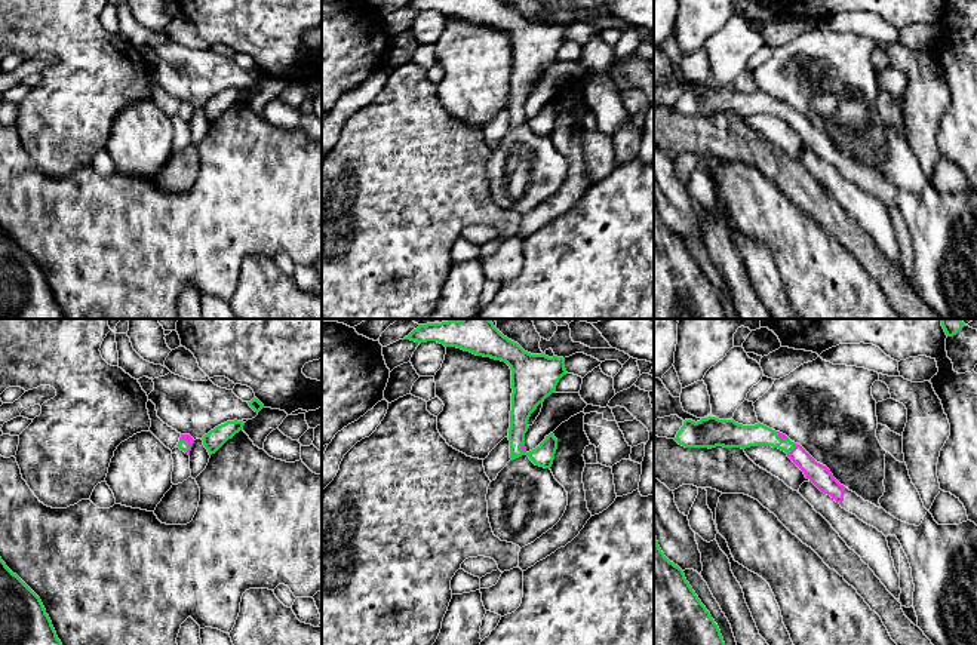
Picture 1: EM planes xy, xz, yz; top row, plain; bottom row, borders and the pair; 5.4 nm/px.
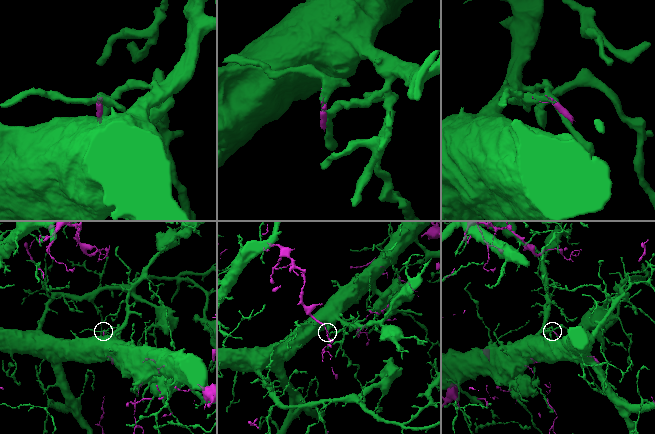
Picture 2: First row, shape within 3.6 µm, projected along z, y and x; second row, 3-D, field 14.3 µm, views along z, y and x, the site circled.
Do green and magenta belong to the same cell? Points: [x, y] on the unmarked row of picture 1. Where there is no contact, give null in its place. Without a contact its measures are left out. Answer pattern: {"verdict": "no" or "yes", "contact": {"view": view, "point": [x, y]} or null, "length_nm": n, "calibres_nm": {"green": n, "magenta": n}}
{"verdict": "no", "contact": {"view": "yz", "point": [792, 116]}, "length_nm": 80, "calibres_nm": {"green": 120, "magenta": 120}}

